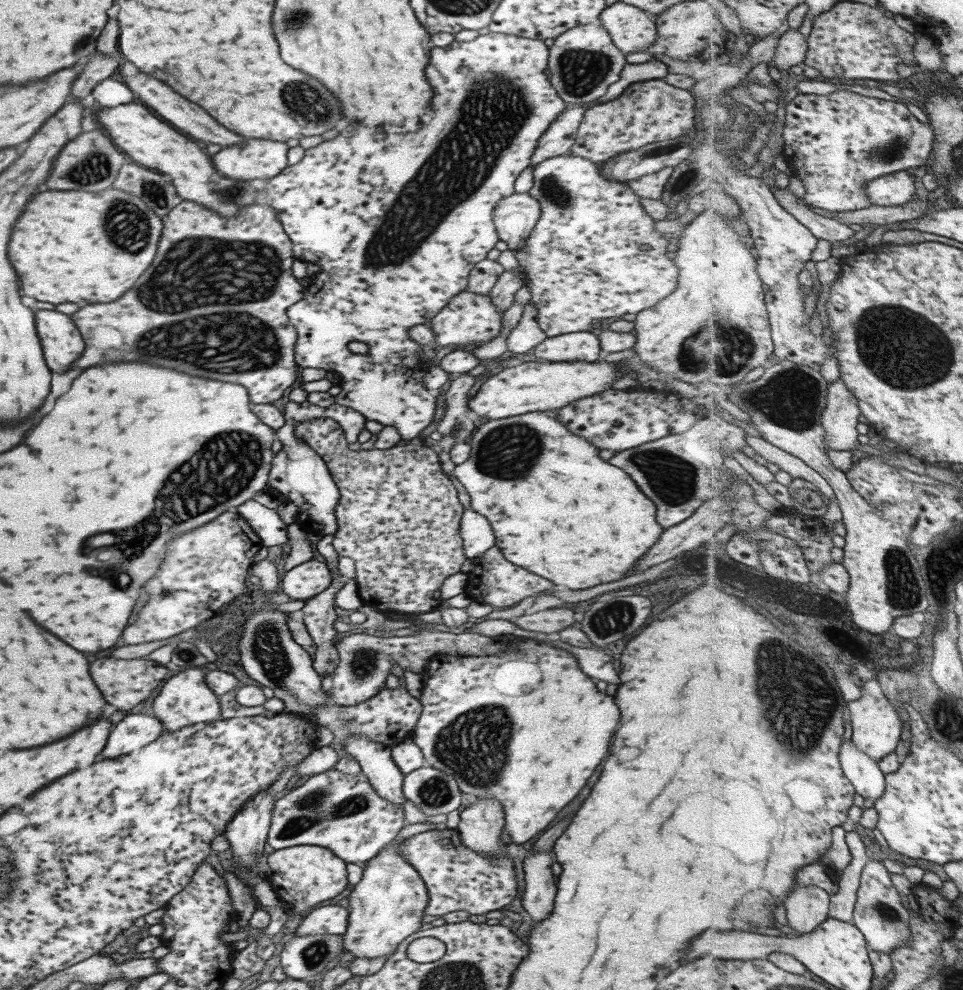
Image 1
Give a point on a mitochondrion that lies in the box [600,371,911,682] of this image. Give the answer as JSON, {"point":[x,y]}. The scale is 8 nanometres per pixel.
{"point":[668,475]}

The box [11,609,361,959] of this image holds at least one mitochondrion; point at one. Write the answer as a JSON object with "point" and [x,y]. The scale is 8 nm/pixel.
{"point":[267,647]}

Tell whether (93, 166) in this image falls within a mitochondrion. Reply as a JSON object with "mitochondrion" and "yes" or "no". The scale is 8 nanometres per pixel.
{"mitochondrion":"yes"}

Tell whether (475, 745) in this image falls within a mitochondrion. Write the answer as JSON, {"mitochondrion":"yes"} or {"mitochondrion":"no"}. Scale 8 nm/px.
{"mitochondrion":"yes"}

